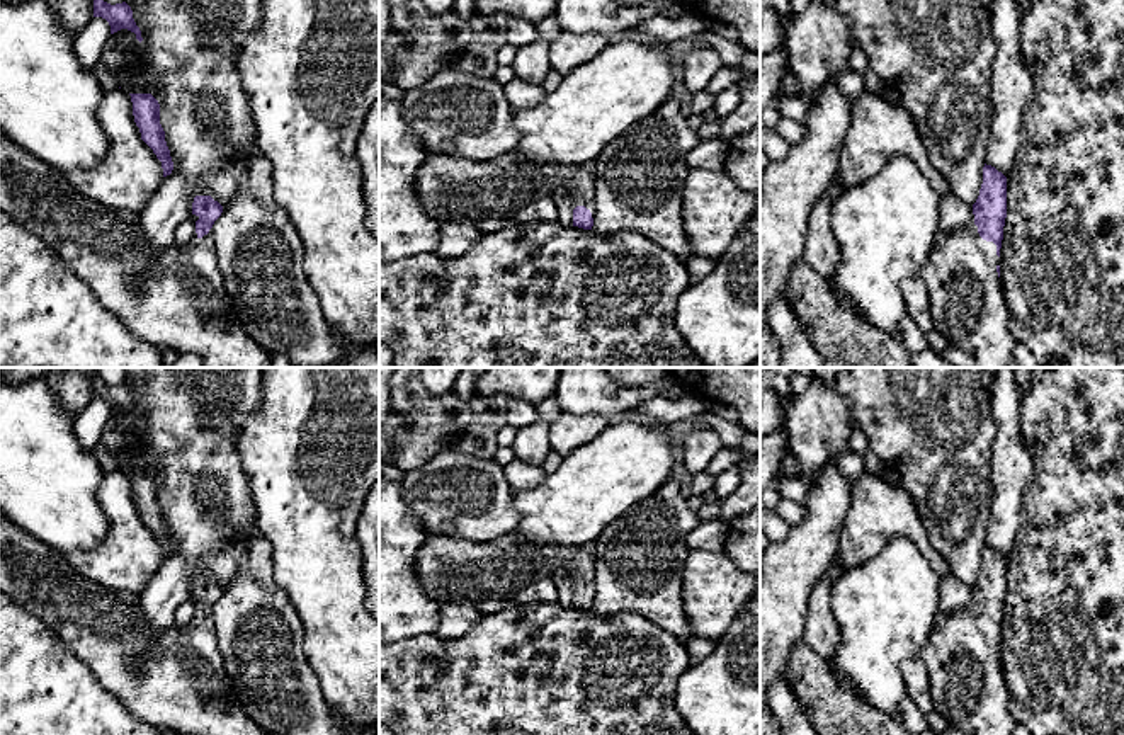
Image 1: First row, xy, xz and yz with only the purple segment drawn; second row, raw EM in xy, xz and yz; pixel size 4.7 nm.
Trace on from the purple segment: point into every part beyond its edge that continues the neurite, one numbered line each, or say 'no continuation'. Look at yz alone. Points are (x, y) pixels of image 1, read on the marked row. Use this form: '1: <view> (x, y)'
1: yz (966, 298)

